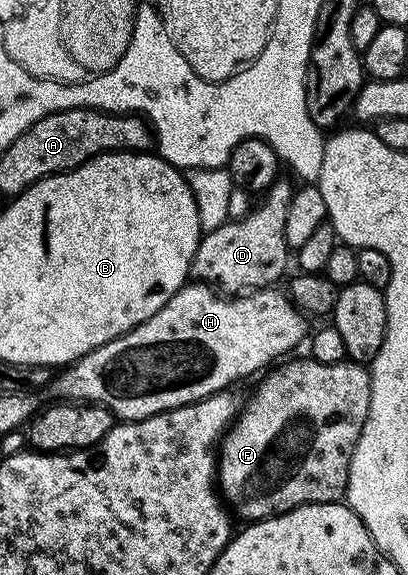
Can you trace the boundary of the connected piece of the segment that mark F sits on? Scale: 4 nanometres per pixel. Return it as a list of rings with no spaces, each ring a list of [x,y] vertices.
[[[308,356],[296,358],[282,361],[280,365],[270,369],[264,375],[266,378],[254,388],[253,395],[249,398],[249,403],[246,406],[244,403],[240,407],[237,417],[233,419],[233,425],[225,431],[225,436],[219,443],[219,457],[217,459],[217,476],[215,481],[226,507],[238,519],[240,519],[239,517],[245,518],[244,520],[271,518],[275,514],[280,514],[283,510],[293,510],[297,506],[304,506],[306,502],[340,502],[344,499],[345,493],[347,492],[351,456],[355,452],[355,444],[363,432],[363,424],[367,424],[367,412],[371,408],[370,371],[362,363],[352,360],[346,360],[339,364],[319,364],[314,358]]]

